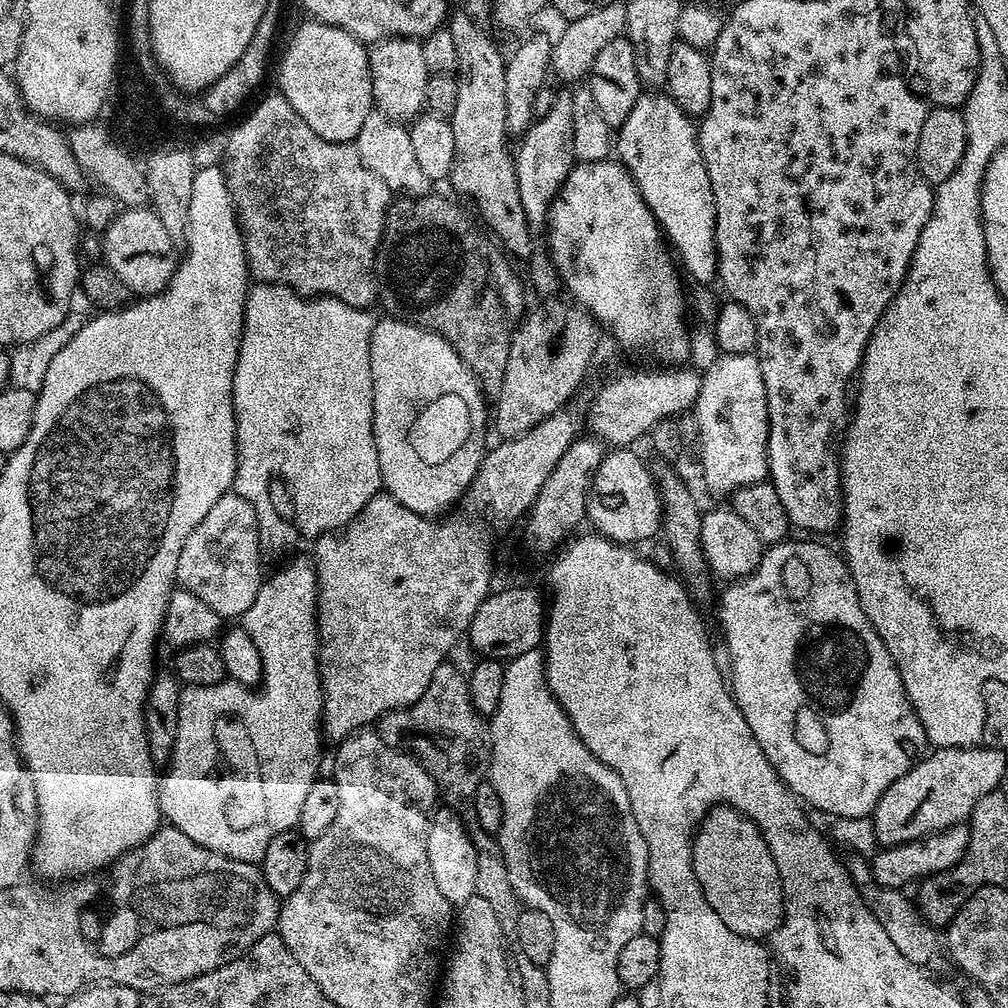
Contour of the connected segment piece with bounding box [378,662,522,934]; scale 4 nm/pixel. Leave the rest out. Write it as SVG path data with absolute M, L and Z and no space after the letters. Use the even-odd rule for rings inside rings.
M451 662L440 664L438 670L434 670L434 678L430 678L430 686L426 686L426 694L409 708L395 708L380 717L378 731L382 742L399 746L419 760L436 783L439 799L460 815L478 854L476 895L490 902L505 934L515 933L522 911L520 899L514 886L510 886L510 874L506 870L499 839L478 826L472 805L474 790L478 790L482 782L483 776L480 775L483 772L485 775L490 768L490 728L485 717L472 705L467 675L463 671L460 673Z

